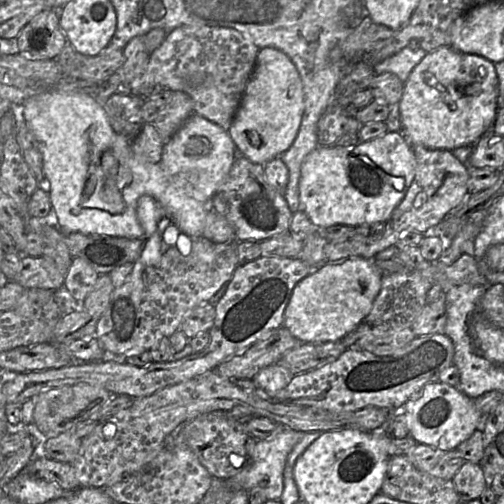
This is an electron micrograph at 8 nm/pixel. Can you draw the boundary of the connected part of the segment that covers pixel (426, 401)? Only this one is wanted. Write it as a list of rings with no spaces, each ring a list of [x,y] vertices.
[[[431,382],[414,393],[404,404],[409,435],[417,442],[444,451],[454,450],[471,437],[475,430],[484,430],[481,414],[473,399],[458,388],[440,382]]]

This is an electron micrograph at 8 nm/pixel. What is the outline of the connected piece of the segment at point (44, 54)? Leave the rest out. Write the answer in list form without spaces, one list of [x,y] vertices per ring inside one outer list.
[[[54,9],[34,16],[16,38],[18,53],[31,59],[55,59],[67,43],[59,19],[59,10]]]

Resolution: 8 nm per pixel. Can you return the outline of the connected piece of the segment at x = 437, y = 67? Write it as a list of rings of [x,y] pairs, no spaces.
[[[442,46],[426,53],[404,82],[399,101],[405,139],[432,150],[473,146],[490,129],[498,110],[499,81],[494,64],[482,56]]]

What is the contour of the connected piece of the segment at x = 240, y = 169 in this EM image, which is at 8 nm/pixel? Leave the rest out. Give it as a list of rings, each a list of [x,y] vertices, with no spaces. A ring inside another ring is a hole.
[[[246,157],[236,159],[212,197],[212,209],[223,215],[233,227],[236,240],[263,241],[289,231],[291,211],[284,197],[265,179],[262,164],[255,164]]]

